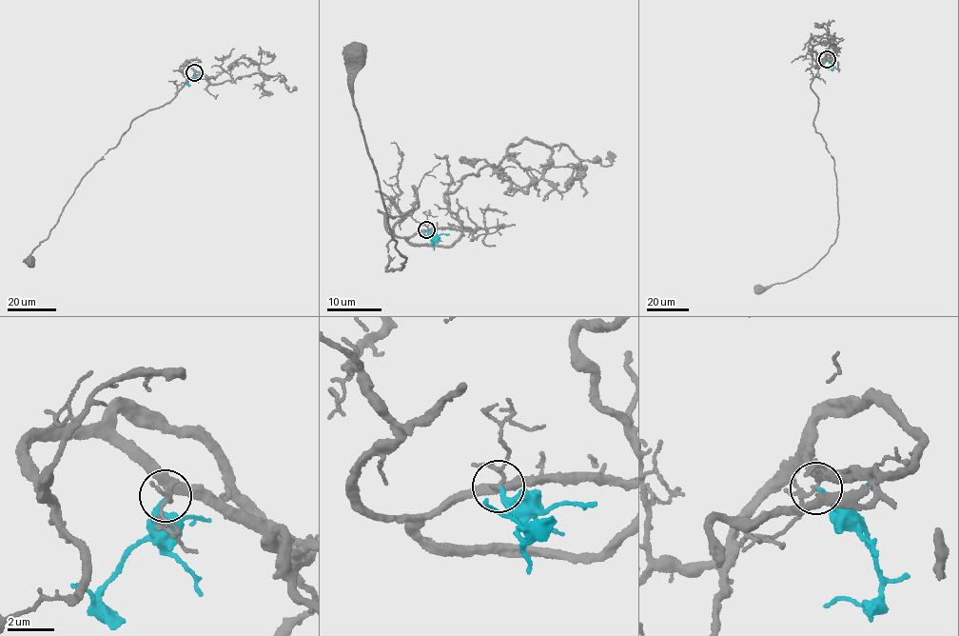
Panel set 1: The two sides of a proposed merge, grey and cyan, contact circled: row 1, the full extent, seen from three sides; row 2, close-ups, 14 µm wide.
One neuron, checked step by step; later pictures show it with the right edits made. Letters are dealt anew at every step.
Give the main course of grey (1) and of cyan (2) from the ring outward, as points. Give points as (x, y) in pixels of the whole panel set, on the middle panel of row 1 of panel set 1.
1: (427, 229), (395, 234), (413, 186), (411, 209), (381, 210), (386, 270), (407, 260), (354, 56)
2: (427, 230), (433, 243), (423, 233)

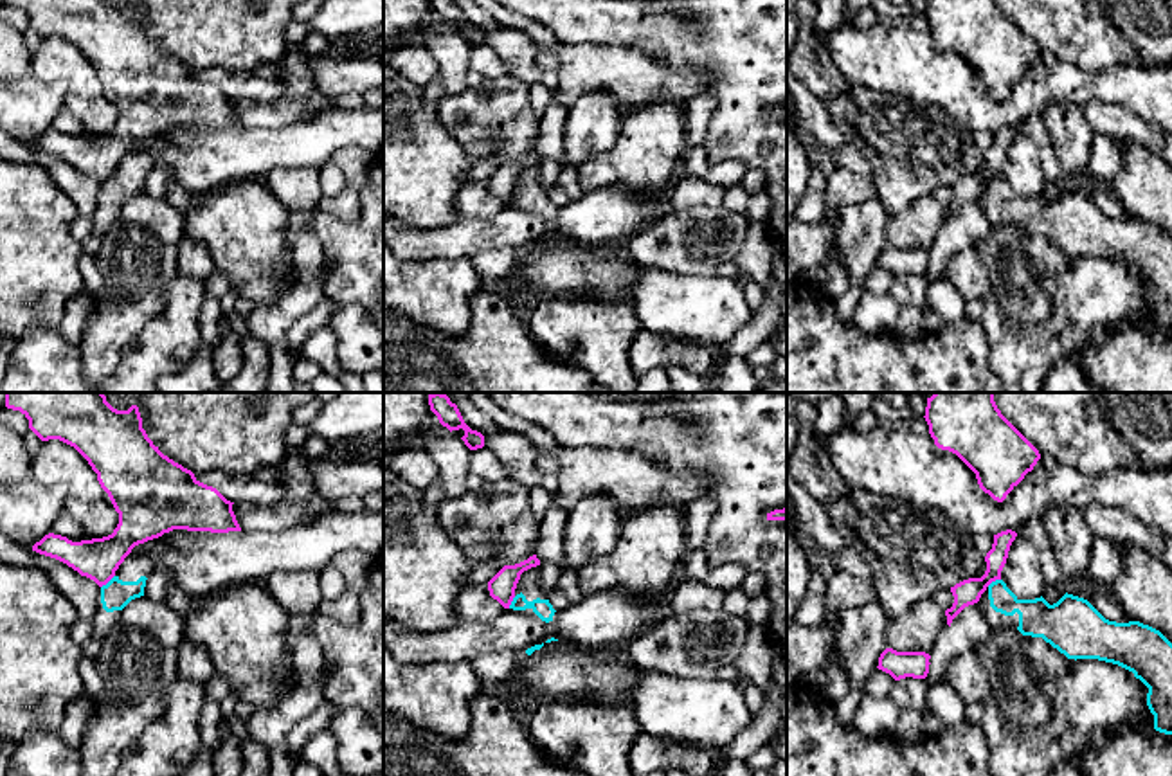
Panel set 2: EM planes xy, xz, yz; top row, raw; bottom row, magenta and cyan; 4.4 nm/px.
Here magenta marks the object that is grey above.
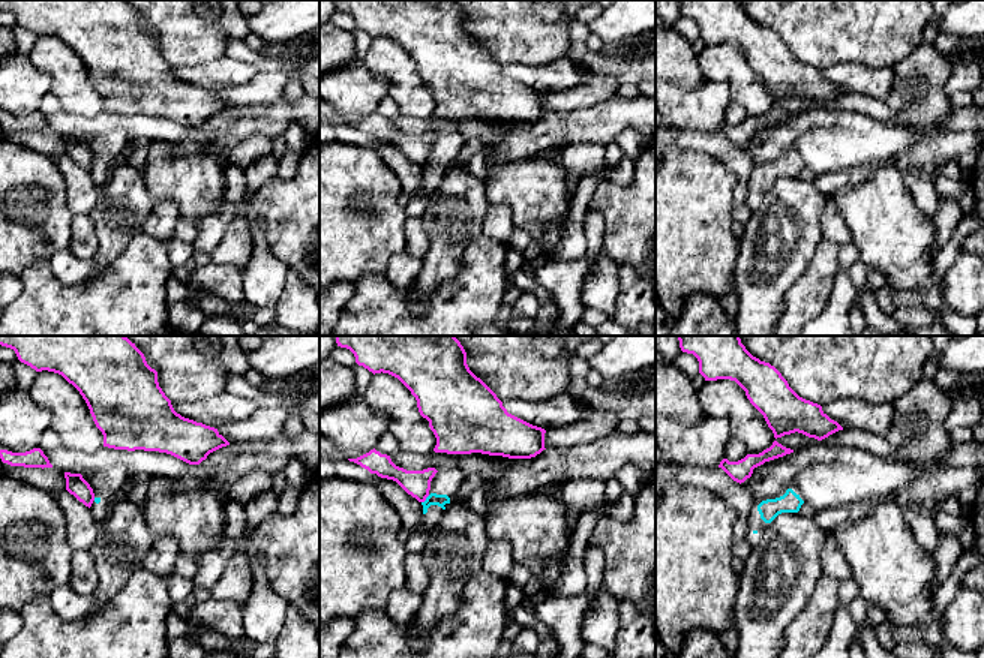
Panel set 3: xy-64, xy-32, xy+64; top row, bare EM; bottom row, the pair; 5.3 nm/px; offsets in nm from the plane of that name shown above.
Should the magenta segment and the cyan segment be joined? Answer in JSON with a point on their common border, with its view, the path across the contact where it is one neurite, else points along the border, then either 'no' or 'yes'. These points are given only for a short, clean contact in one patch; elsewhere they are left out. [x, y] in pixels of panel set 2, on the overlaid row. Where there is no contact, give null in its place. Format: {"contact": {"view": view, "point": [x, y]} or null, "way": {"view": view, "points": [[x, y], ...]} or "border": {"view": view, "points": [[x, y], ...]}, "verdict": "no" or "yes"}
{"contact": {"view": "xy", "point": [107, 582]}, "border": {"view": "xy", "points": [[114, 575], [101, 587]]}, "verdict": "no"}

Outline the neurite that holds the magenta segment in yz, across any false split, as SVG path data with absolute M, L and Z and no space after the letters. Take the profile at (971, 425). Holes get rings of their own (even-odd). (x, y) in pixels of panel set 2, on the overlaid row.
M934 393L924 418L934 445L956 454L997 502L1041 459L1039 450L1001 414L994 393Z

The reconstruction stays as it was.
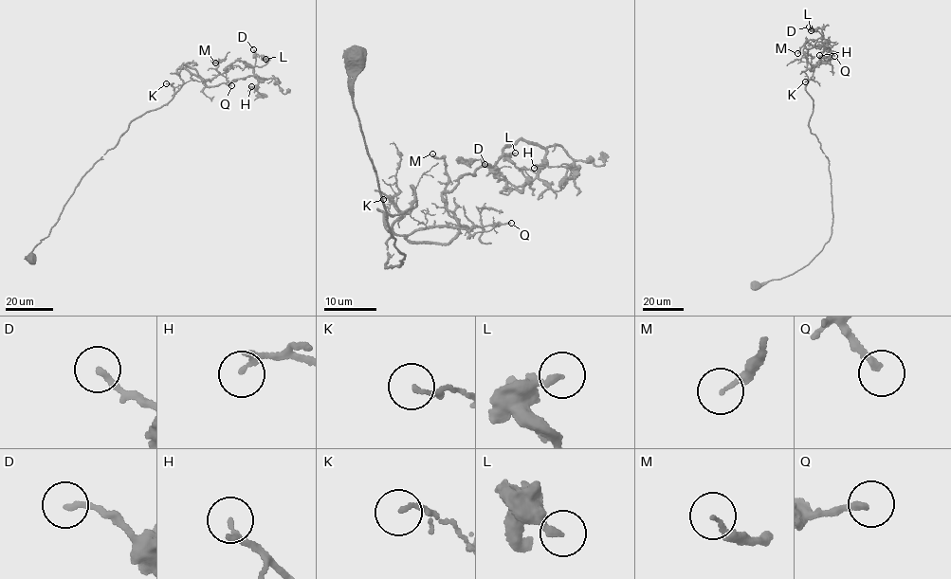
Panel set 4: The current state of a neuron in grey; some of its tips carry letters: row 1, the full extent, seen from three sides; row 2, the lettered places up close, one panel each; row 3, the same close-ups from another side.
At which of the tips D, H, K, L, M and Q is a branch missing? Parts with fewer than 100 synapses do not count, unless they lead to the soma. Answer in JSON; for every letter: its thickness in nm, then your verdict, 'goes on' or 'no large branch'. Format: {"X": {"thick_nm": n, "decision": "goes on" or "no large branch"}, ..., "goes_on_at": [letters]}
{"D": {"thick_nm": 180, "decision": "no large branch"}, "H": {"thick_nm": 200, "decision": "no large branch"}, "K": {"thick_nm": 130, "decision": "no large branch"}, "L": {"thick_nm": 240, "decision": "no large branch"}, "M": {"thick_nm": 180, "decision": "no large branch"}, "Q": {"thick_nm": 190, "decision": "no large branch"}, "goes_on_at": []}

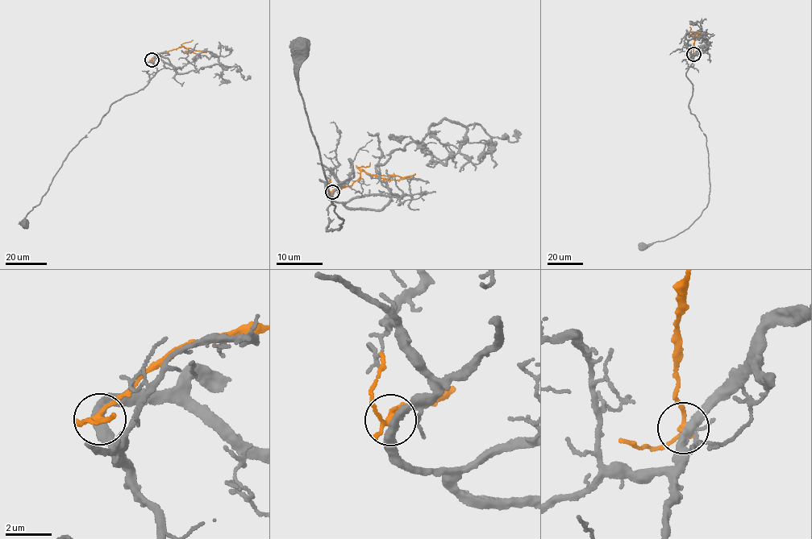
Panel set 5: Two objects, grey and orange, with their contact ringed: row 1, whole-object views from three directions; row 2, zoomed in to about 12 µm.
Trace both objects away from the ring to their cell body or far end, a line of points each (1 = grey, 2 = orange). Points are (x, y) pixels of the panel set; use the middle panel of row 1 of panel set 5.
1: (332, 192), (353, 178), (350, 159), (347, 179), (321, 180), (329, 231), (344, 221), (300, 91), (299, 49)
2: (332, 192), (351, 185), (362, 171), (380, 176), (391, 174), (406, 177), (395, 180), (375, 177)

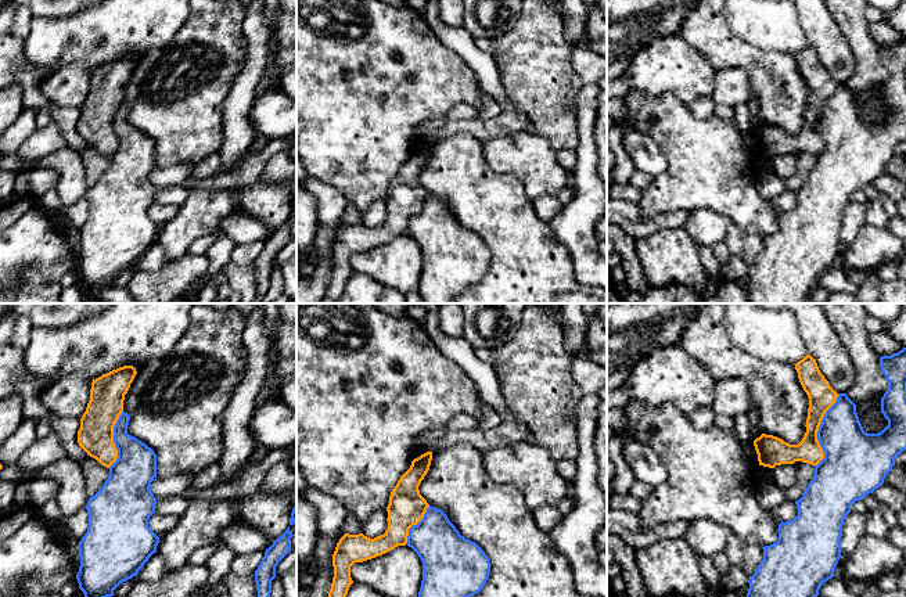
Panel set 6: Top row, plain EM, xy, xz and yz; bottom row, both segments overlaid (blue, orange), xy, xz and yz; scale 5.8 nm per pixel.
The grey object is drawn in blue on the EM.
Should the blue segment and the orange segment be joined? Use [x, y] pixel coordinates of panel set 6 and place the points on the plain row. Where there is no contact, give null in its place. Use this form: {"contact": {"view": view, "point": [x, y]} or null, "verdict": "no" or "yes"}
{"contact": {"view": "yz", "point": [819, 119]}, "verdict": "no"}

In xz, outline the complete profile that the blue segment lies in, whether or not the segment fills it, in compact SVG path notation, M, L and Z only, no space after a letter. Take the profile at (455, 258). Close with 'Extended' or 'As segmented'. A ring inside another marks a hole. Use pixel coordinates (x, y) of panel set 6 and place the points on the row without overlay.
M427 198L423 209L409 219L406 234L423 252L417 292L424 303L452 303L465 288L479 283L489 267L490 252L485 241L475 231L461 226L439 198Z. As segmented

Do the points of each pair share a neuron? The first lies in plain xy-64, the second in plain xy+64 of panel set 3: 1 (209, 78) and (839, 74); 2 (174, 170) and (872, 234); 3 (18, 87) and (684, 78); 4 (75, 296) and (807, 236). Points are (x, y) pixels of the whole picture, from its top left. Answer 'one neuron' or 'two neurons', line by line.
1: one neuron
2: one neuron
3: two neurons
4: two neurons

